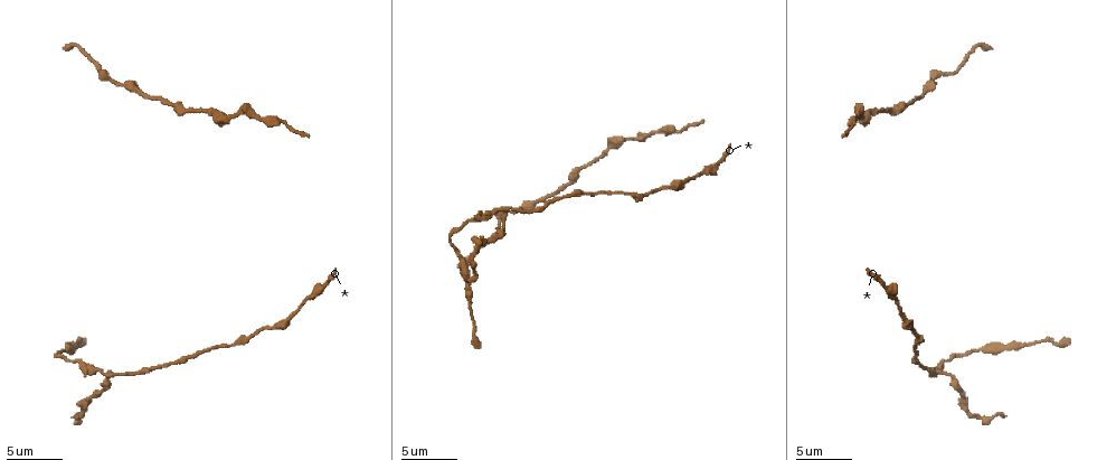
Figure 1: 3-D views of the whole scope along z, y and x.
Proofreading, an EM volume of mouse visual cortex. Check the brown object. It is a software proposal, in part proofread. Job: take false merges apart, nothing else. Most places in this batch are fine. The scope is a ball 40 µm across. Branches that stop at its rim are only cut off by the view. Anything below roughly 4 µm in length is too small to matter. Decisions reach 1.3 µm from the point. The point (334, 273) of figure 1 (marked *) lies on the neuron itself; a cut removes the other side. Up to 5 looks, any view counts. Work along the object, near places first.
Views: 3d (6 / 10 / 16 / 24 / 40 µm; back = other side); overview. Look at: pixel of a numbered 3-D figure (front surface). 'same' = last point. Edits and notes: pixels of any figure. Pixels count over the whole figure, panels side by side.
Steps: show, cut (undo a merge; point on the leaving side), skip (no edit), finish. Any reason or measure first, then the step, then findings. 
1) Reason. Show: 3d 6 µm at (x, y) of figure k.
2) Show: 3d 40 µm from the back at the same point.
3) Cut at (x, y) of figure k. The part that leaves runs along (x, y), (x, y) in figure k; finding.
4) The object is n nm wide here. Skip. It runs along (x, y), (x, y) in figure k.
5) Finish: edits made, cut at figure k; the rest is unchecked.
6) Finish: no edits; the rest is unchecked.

Thick turns thin. Show: 3d 10 µm at (606, 149) of figure 1.

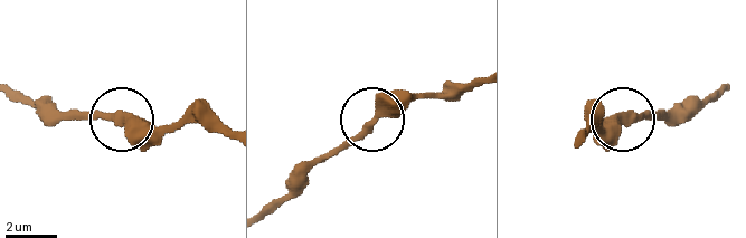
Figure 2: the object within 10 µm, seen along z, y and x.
Skip. All the same neuron.

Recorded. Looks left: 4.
Two arms in line, one across. Show: 3d 6 µm at (502, 209) of figure 1.

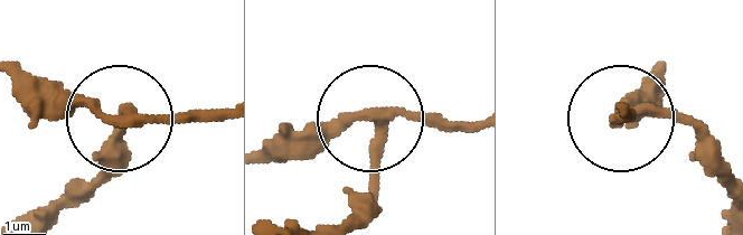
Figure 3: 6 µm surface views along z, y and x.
3 arms meet here. Skip. It runs along (626, 114), (661, 107), (711, 135) in figure 3; one neuron here.

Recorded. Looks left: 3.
Thick turns thin. Show: 3d 6 µm at (139, 93) of figure 1.

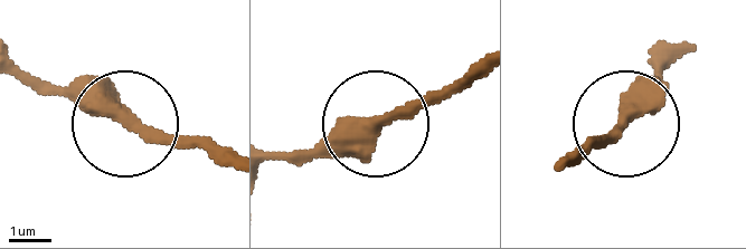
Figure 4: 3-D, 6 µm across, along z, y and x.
Other side. Show: 3d 6 µm from the back at (377, 121) of figure 4.

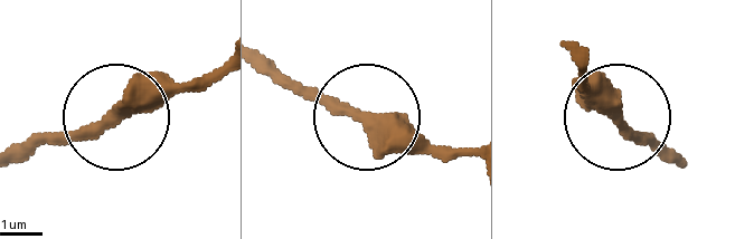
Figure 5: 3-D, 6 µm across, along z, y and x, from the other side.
Skip. It runs along (15, 159), (153, 105), (217, 66) in figure 5; one neuron here.

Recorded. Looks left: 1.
Finish: no edits; the rest is unchecked.

